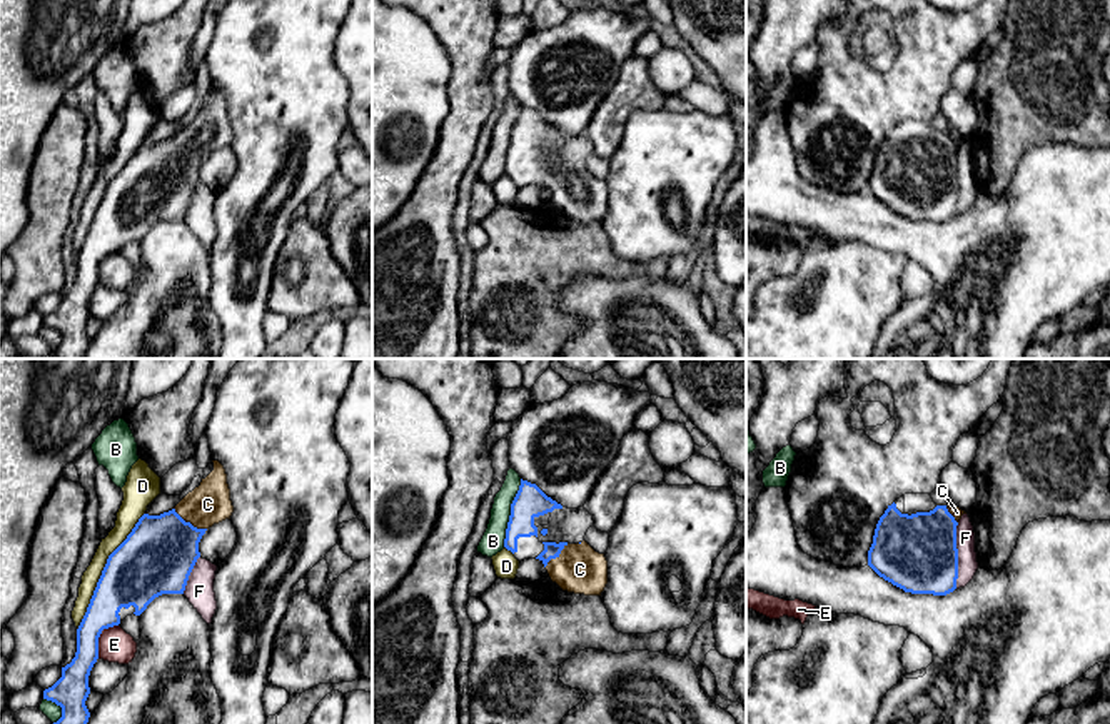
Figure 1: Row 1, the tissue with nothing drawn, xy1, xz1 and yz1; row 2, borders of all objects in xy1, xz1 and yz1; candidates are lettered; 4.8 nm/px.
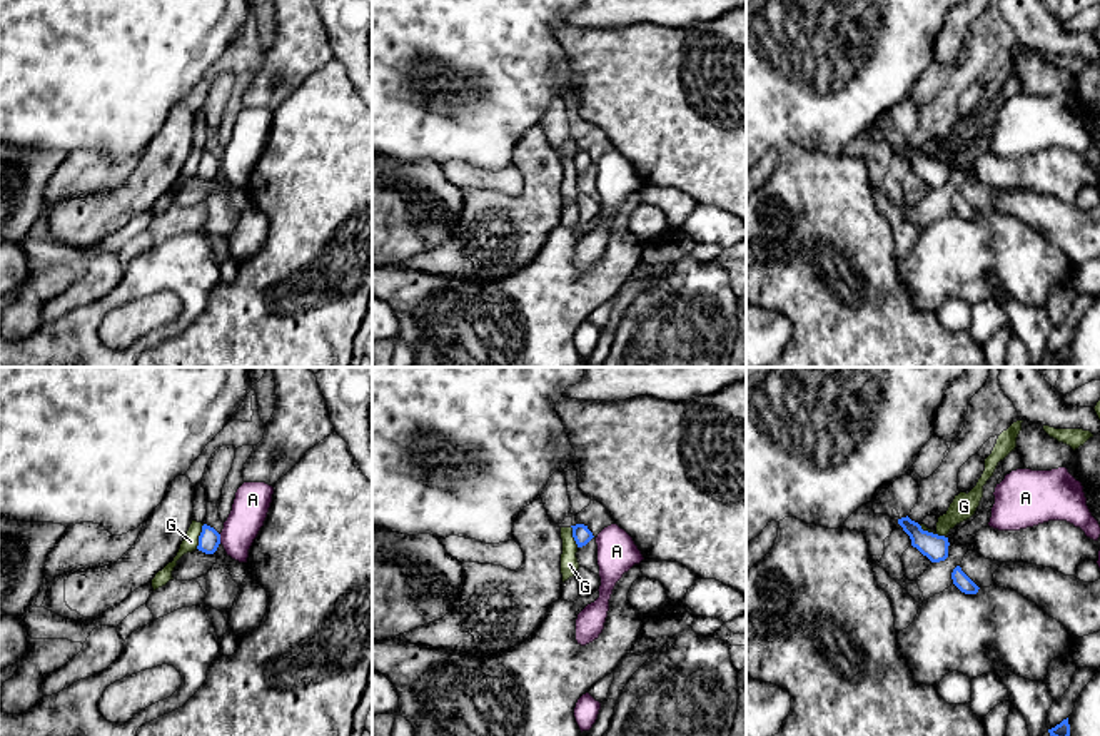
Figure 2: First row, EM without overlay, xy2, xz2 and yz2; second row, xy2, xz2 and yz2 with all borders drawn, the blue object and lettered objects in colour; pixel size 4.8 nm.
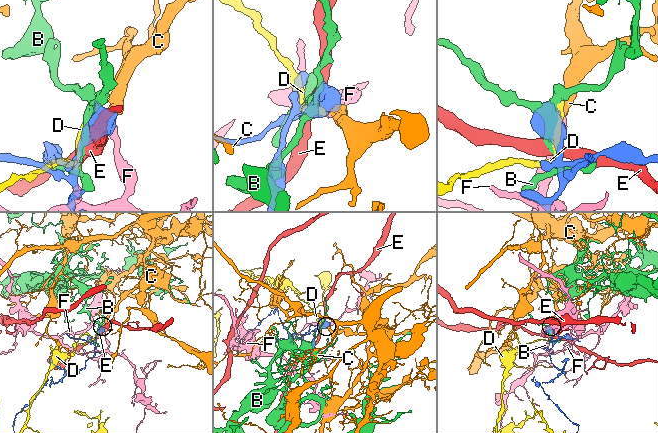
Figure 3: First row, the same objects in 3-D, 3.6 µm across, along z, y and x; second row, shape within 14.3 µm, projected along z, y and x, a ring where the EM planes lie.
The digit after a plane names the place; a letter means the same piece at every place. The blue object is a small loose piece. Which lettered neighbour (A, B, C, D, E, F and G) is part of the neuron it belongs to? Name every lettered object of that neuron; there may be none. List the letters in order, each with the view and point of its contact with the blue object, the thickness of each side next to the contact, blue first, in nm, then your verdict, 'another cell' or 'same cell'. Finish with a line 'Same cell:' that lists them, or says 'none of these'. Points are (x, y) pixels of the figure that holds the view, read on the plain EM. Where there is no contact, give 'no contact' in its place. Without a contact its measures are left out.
A: xy2 (219, 166) | 110/180 nm | another cell
B: xz1 (511, 139) | 150/110 nm | another cell
C: xy1 (189, 149) | 360/200 nm | same cell
D: xy1 (102, 197) | 340/90 nm | another cell
E: xy1 (99, 262) | 200/160 nm | another cell
F: yz1 (957, 182) | 380/100 nm | another cell
G: yz2 (932, 159) | 120/120 nm | another cell
Same cell: C

